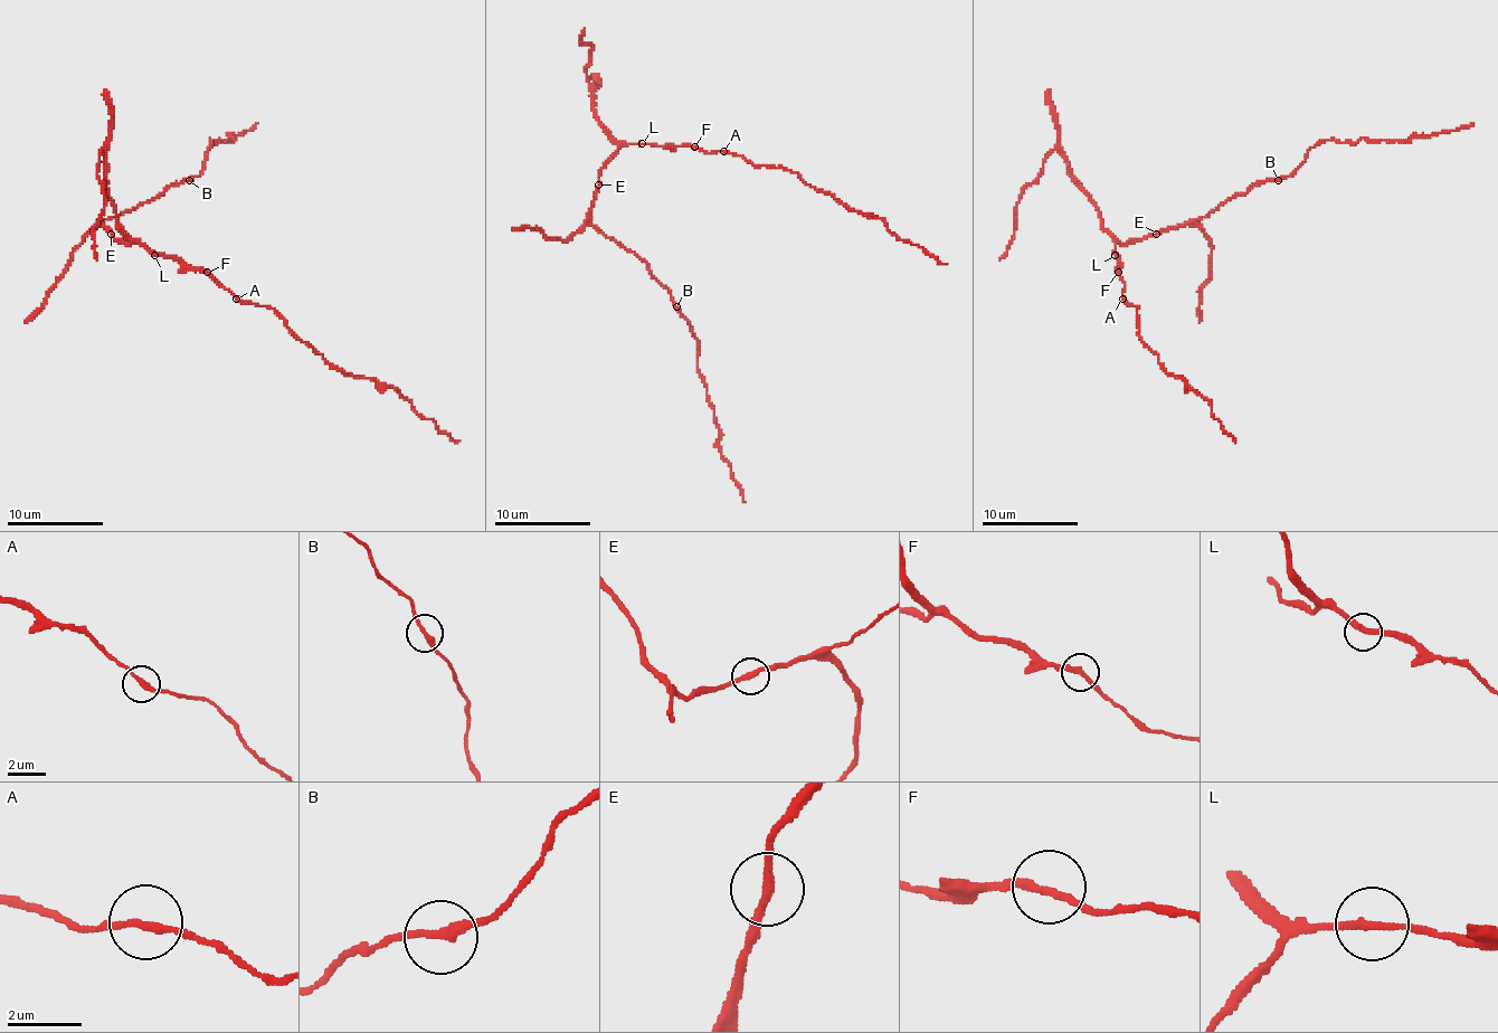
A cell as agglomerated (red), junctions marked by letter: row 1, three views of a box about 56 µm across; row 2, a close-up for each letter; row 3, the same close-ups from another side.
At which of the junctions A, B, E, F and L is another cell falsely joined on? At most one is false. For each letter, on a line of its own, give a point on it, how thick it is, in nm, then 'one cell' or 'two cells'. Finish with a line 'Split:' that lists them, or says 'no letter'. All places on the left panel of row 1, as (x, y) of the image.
A: at (236, 299); 220 nm thick; one cell
B: at (189, 180); 240 nm thick; one cell
E: at (111, 234); 240 nm thick; one cell
F: at (207, 272); 240 nm thick; one cell
L: at (154, 255); 240 nm thick; one cell
Split: no letter

